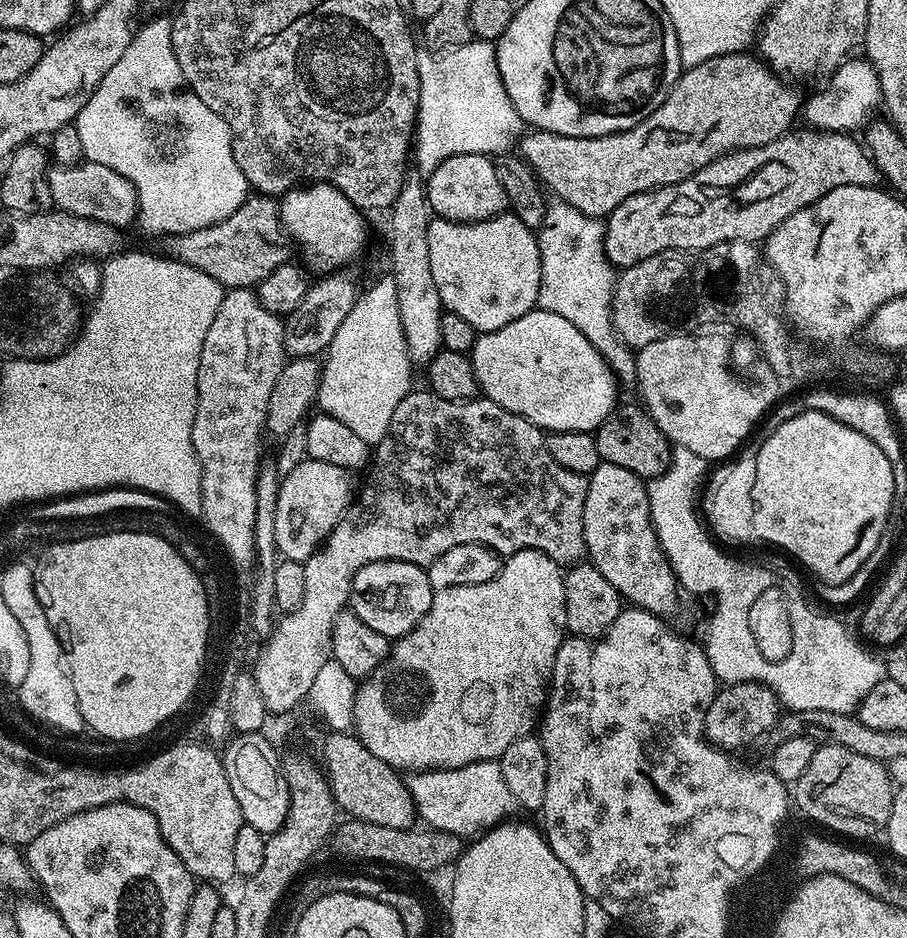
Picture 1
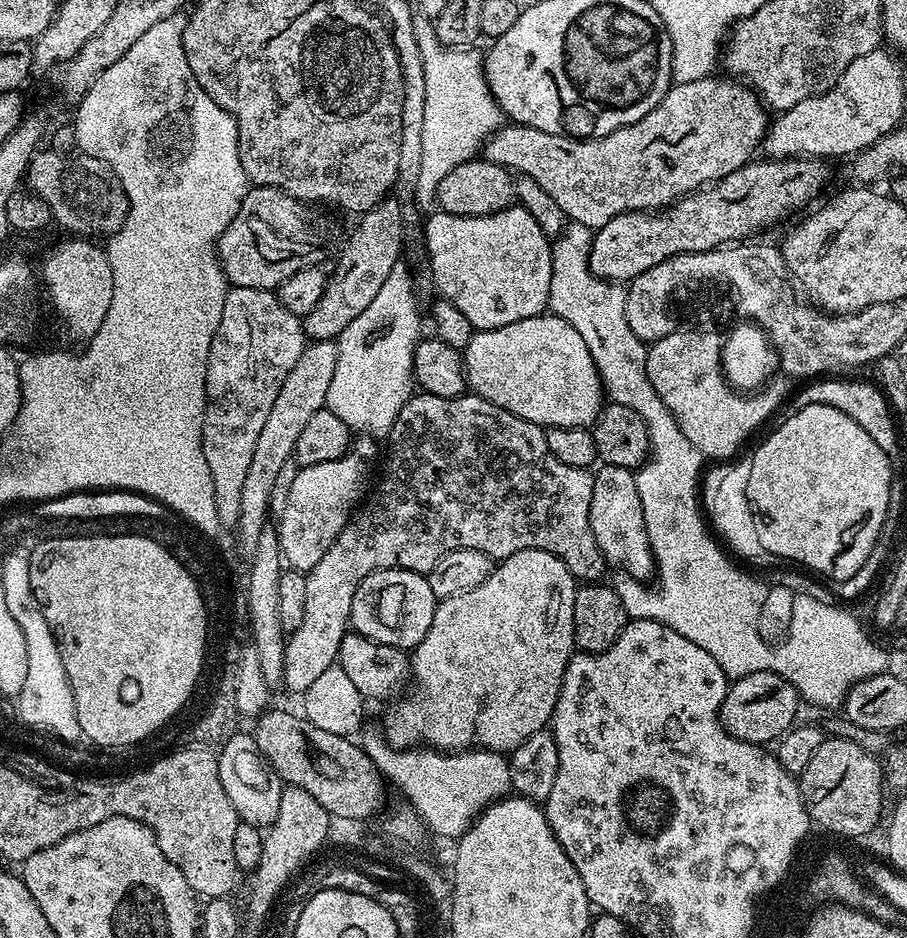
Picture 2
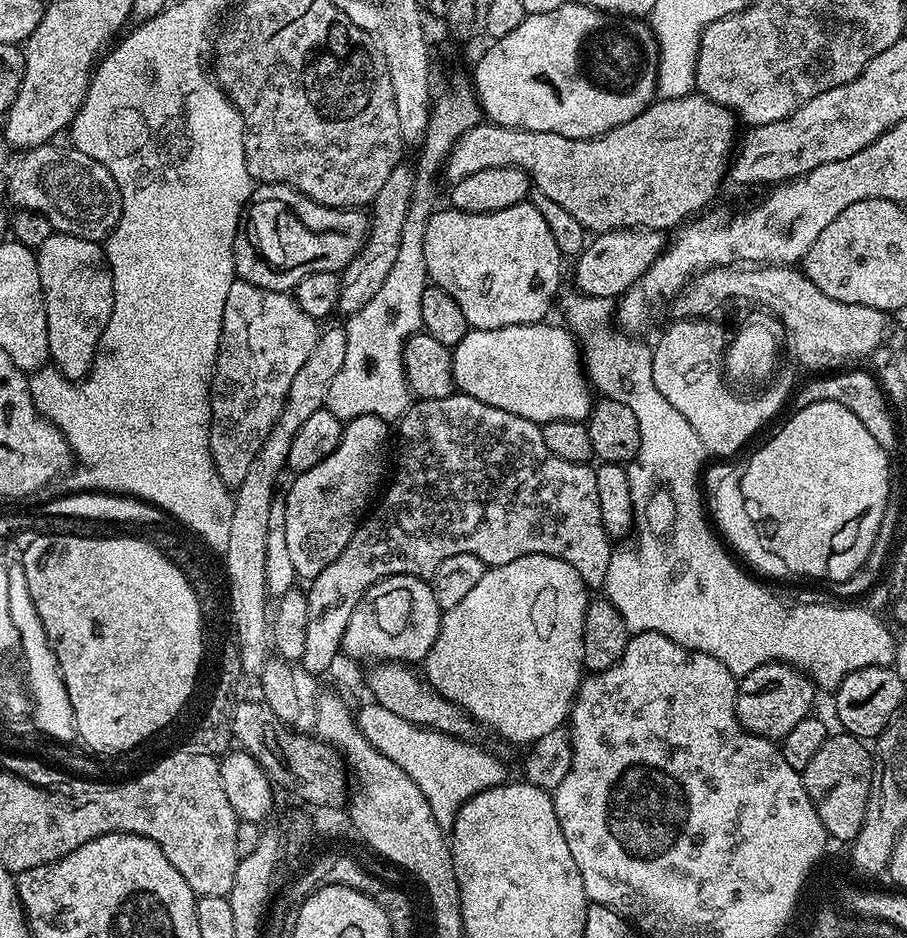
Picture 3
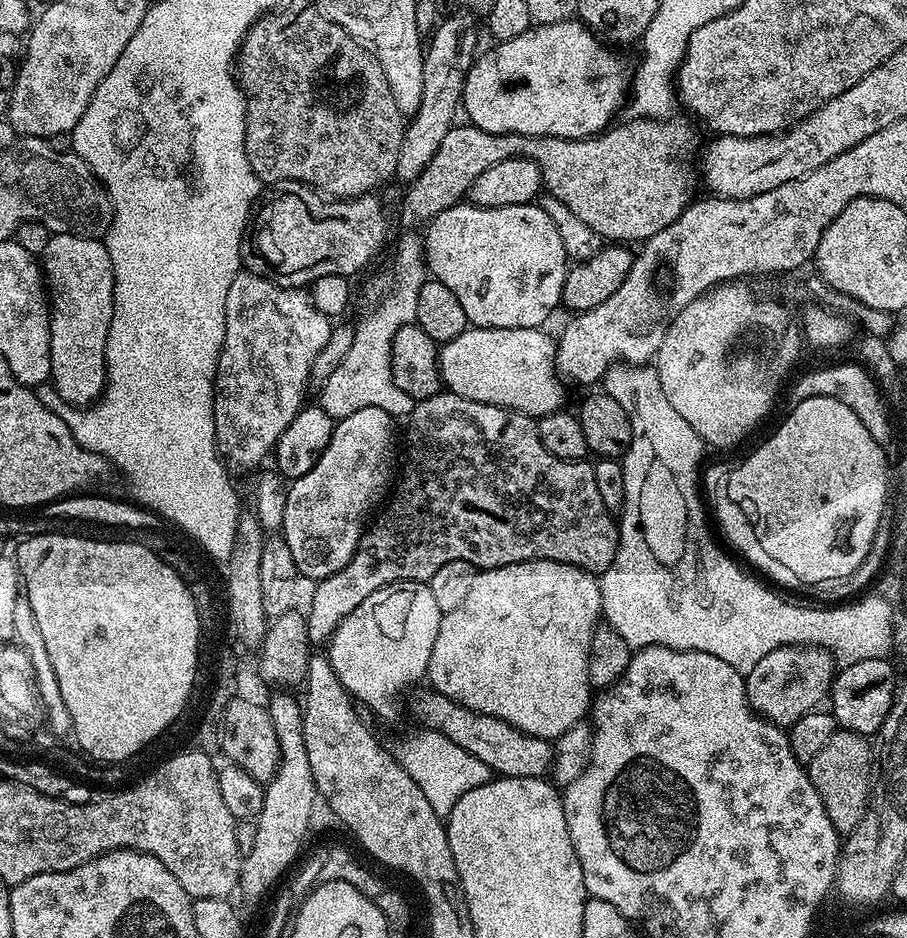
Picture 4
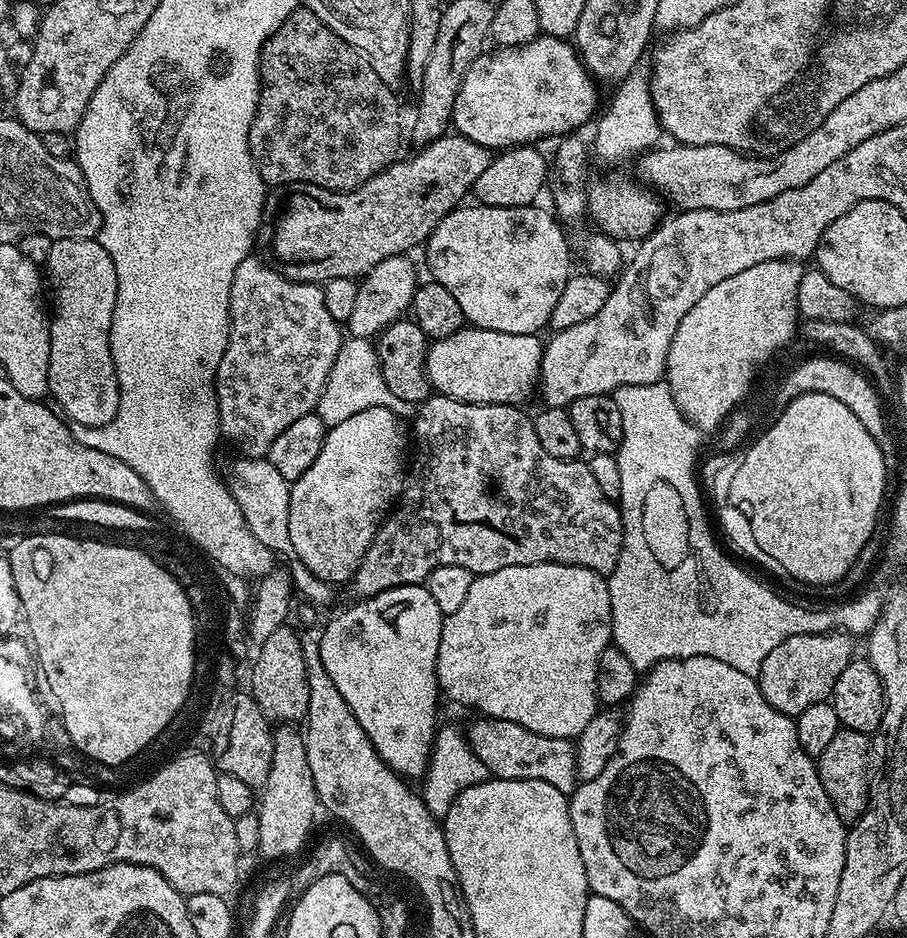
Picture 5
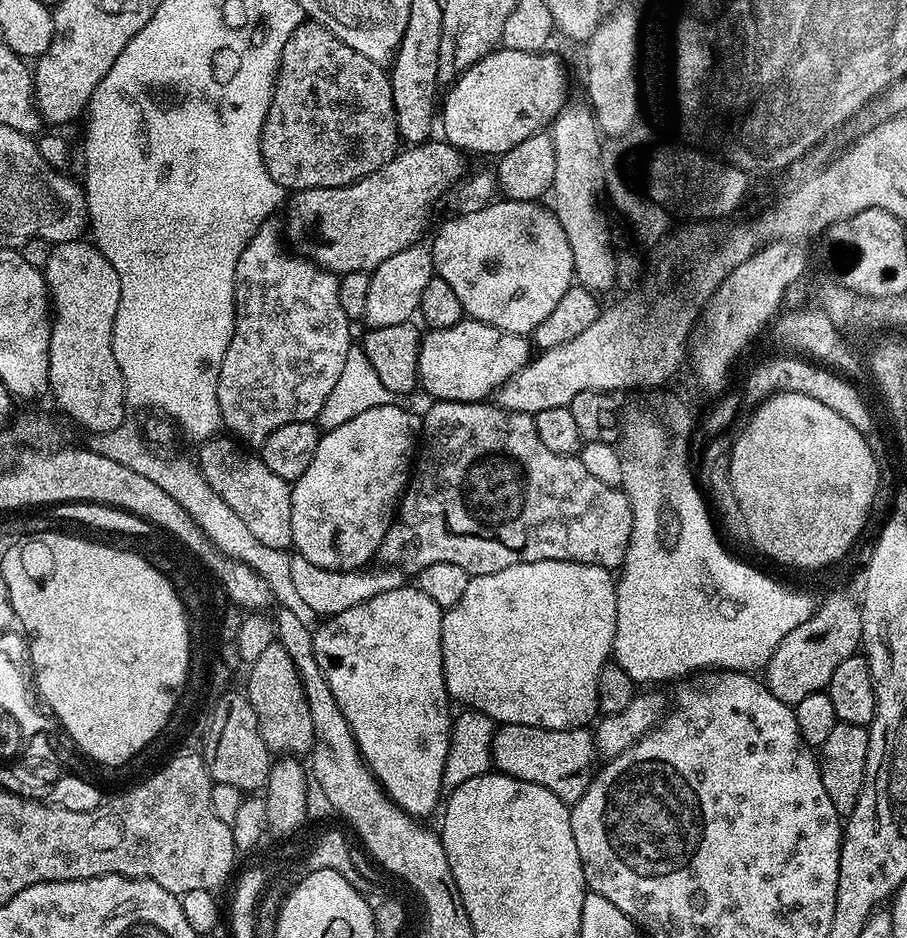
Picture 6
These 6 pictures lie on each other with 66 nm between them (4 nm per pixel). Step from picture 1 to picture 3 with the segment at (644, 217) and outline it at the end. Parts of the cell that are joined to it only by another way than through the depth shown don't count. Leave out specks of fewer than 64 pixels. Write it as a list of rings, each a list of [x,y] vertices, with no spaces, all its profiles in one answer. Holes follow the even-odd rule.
[[[619,228],[609,232],[601,232],[593,235],[587,241],[586,247],[579,256],[575,257],[576,284],[575,287],[583,292],[585,296],[597,296],[612,300],[619,298],[628,291],[628,287],[646,272],[666,247],[666,236],[664,232],[655,232],[653,228]]]

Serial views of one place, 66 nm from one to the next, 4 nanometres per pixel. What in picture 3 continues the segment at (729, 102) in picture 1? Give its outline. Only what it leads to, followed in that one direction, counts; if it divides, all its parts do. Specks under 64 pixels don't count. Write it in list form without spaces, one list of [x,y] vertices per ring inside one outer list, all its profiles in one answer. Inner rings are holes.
[[[699,94],[673,100],[657,99],[645,112],[638,114],[638,118],[630,118],[630,122],[611,128],[604,136],[596,136],[593,140],[562,138],[562,134],[542,130],[522,130],[481,122],[454,142],[442,172],[445,177],[449,176],[449,181],[455,182],[470,174],[478,174],[478,170],[517,168],[528,175],[535,191],[558,202],[589,233],[599,234],[619,228],[653,228],[655,232],[664,232],[683,225],[715,198],[720,183],[730,172],[730,157],[738,140],[736,124],[735,112]]]

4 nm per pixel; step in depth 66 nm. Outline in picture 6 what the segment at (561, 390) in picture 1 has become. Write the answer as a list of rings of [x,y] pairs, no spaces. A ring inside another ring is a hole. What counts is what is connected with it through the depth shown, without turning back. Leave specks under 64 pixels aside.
[[[471,318],[449,328],[429,331],[420,342],[416,370],[419,387],[425,388],[433,401],[457,400],[467,404],[487,401],[496,389],[528,363],[530,353],[525,343],[525,337],[503,332]]]

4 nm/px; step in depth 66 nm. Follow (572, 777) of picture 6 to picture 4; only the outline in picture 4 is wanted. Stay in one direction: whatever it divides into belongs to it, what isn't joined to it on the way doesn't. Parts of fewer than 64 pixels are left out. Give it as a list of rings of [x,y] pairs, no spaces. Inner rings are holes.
[[[420,686],[411,693],[412,716],[425,729],[446,734],[450,742],[462,746],[462,750],[474,754],[497,777],[510,778],[544,778],[552,767],[553,745],[549,741],[538,738],[534,734],[526,734],[502,718],[494,718],[490,714],[482,714],[446,698],[446,694],[437,692],[431,686]]]

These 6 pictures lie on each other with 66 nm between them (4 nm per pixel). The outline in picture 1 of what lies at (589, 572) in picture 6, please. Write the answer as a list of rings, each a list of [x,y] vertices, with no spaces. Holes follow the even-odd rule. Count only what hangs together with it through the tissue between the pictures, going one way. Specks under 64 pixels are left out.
[[[518,550],[507,557],[500,565],[500,573],[490,582],[482,582],[474,586],[450,586],[446,590],[436,592],[432,598],[430,610],[404,636],[399,637],[391,645],[388,658],[375,674],[359,681],[354,698],[354,735],[374,754],[374,758],[382,758],[391,768],[397,770],[423,770],[426,768],[457,768],[470,762],[483,760],[499,761],[500,755],[510,746],[510,742],[518,742],[518,738],[529,735],[537,727],[542,716],[542,709],[548,698],[548,689],[552,683],[554,658],[558,654],[558,646],[562,646],[568,632],[566,622],[566,586],[564,585],[565,569],[556,561],[538,550]]]

